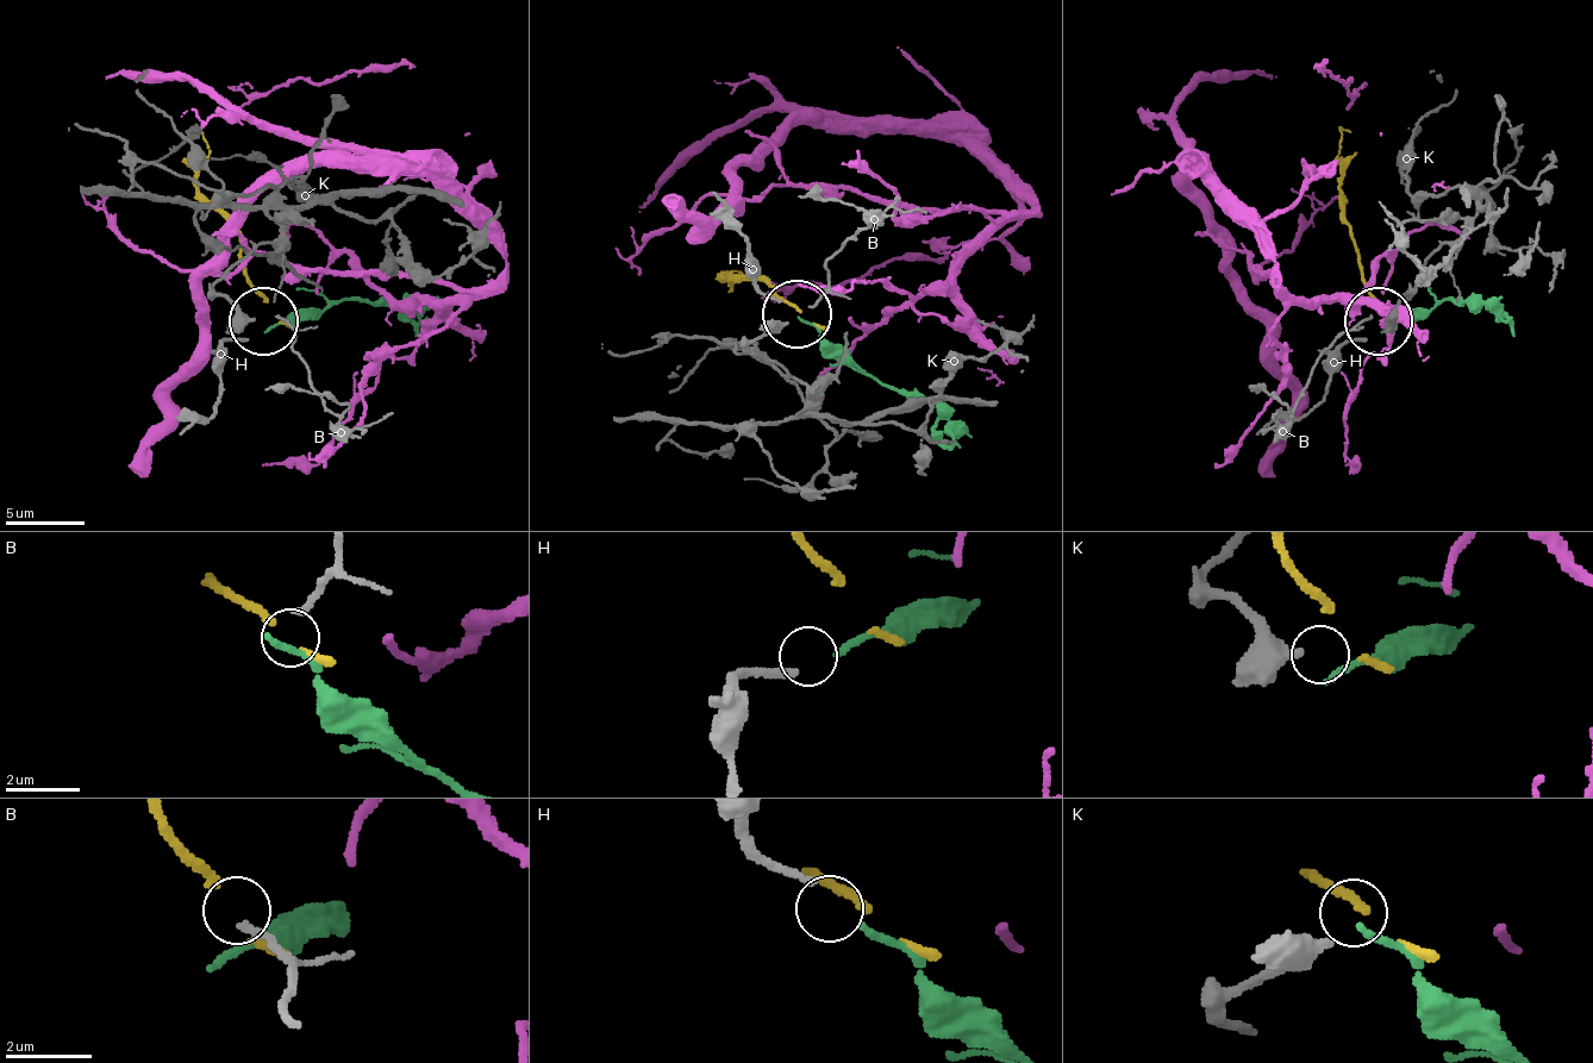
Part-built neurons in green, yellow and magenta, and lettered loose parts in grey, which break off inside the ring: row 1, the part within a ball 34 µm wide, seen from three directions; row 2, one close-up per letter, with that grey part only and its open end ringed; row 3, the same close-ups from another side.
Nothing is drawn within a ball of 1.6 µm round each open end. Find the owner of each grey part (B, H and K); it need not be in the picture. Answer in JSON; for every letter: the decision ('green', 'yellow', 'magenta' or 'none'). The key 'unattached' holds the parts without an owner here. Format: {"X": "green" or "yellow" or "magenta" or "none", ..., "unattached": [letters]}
{"B": "none", "H": "none", "K": "none", "unattached": ["B", "H", "K"]}

